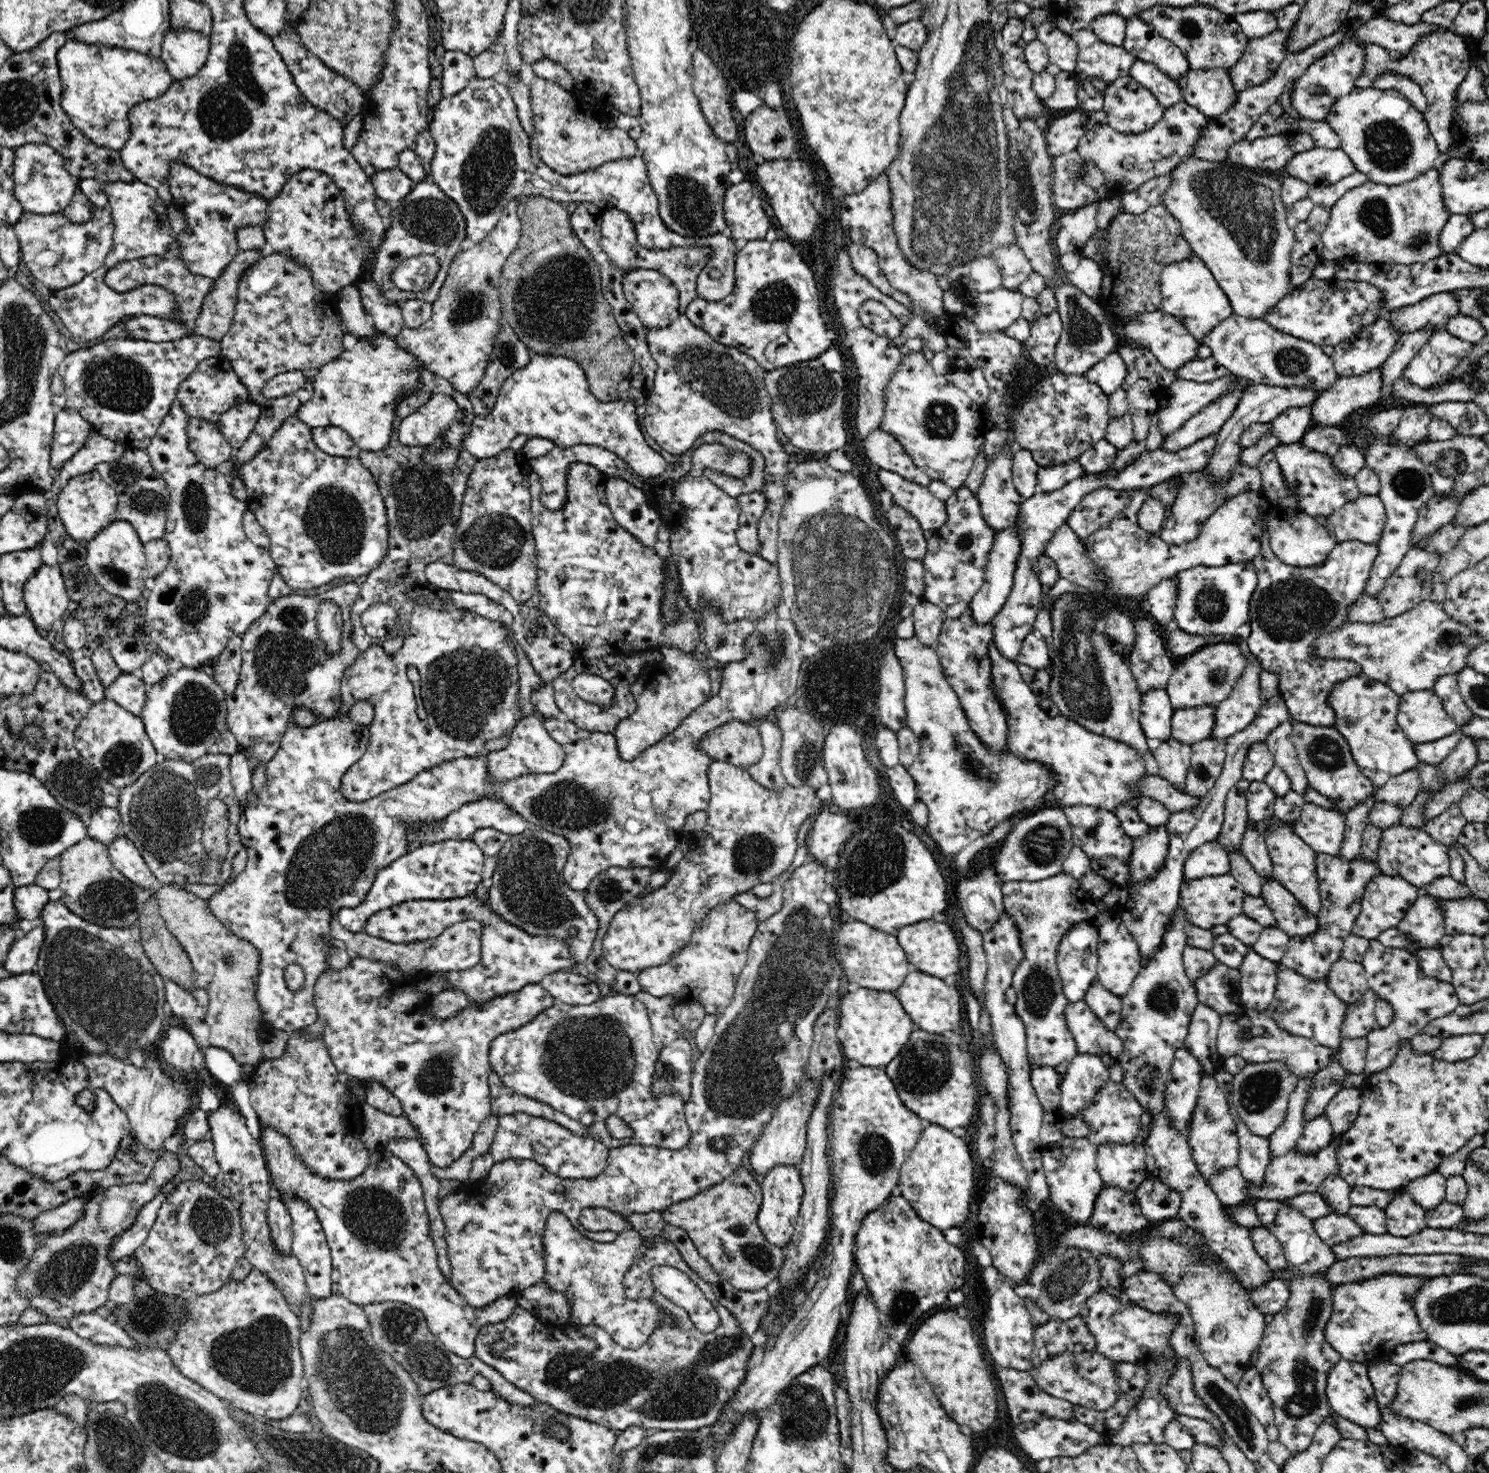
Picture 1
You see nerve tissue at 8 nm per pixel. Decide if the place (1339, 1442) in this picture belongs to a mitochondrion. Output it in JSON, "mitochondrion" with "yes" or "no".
{"mitochondrion":"no"}

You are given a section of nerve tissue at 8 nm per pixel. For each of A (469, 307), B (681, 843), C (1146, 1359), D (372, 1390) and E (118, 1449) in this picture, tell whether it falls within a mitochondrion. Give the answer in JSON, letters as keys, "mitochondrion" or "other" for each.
{"A":"mitochondrion","B":"other","C":"other","D":"mitochondrion","E":"mitochondrion"}

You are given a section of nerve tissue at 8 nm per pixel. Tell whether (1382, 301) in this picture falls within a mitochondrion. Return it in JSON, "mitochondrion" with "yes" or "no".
{"mitochondrion":"no"}

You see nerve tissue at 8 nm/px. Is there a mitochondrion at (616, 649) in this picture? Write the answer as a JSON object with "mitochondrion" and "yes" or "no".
{"mitochondrion":"no"}

